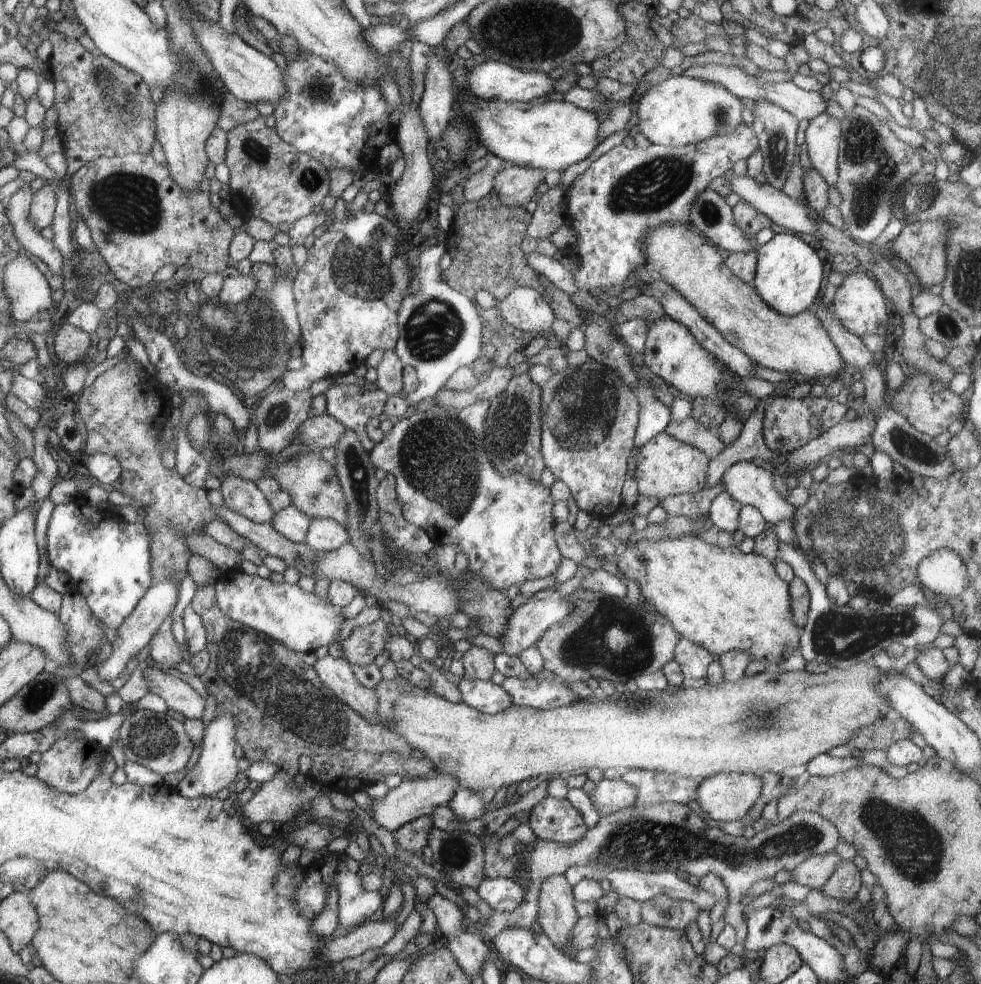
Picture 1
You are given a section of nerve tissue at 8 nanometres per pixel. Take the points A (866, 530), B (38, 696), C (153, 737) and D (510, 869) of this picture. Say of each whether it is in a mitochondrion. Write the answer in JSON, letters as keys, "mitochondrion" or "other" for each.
{"A":"mitochondrion","B":"mitochondrion","C":"mitochondrion","D":"other"}

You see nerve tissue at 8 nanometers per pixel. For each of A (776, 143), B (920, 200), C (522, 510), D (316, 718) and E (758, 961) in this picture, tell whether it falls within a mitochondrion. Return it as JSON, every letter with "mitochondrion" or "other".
{"A":"mitochondrion","B":"mitochondrion","C":"other","D":"mitochondrion","E":"other"}

